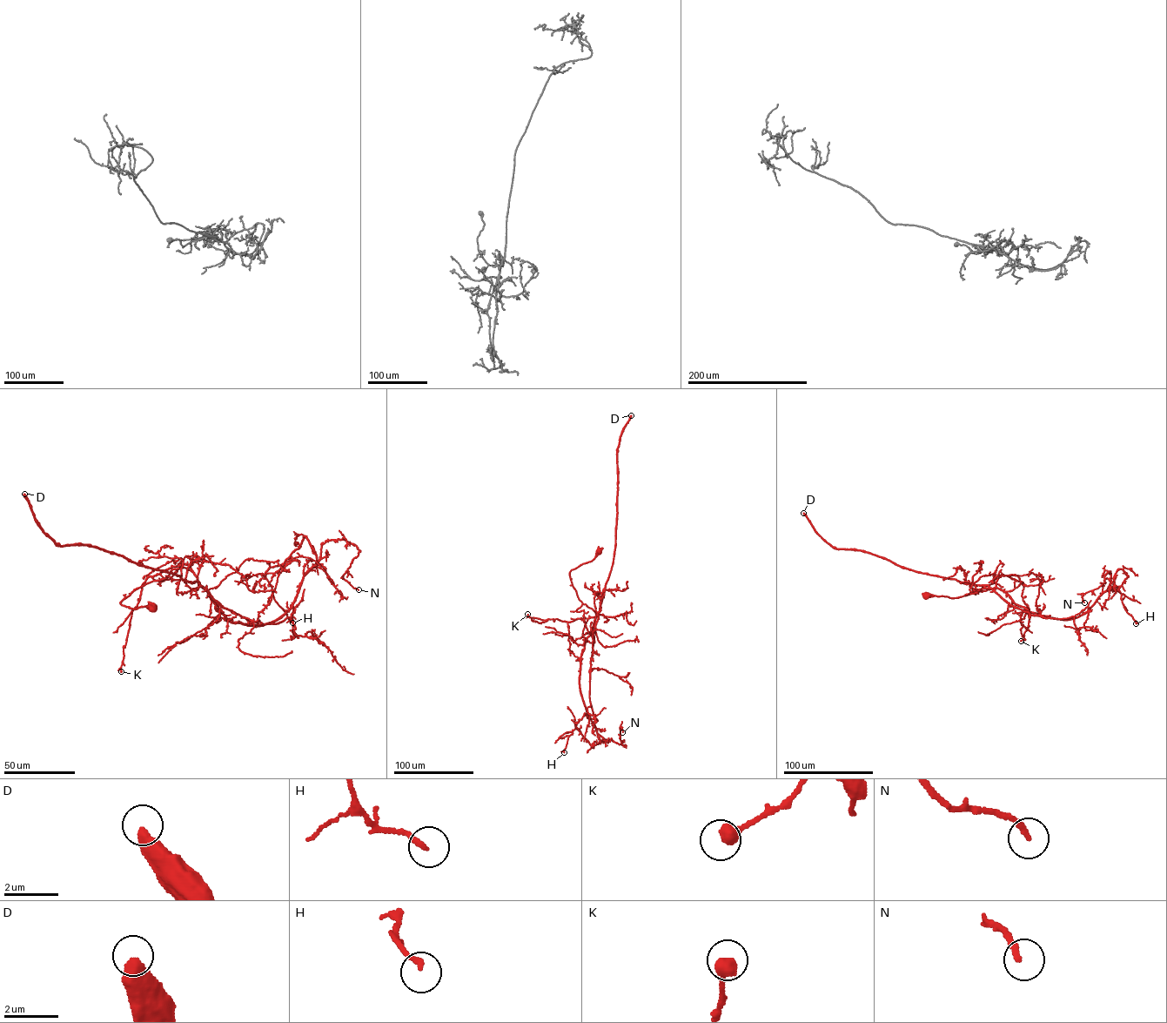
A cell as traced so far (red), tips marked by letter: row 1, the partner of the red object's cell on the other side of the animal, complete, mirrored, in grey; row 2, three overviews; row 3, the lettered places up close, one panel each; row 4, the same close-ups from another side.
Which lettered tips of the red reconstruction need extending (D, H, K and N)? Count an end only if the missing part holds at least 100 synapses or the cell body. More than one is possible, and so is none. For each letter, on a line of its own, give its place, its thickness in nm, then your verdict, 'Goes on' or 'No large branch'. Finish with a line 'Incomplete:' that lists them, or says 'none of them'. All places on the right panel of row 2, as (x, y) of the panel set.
D: Place: (803, 513). Thickness 480 nm. Goes on
H: Place: (1136, 623). Thickness 170 nm. No large branch
K: Place: (1021, 641). Thickness 480 nm. No large branch
N: Place: (1084, 602). Thickness 200 nm. No large branch
Incomplete: D

